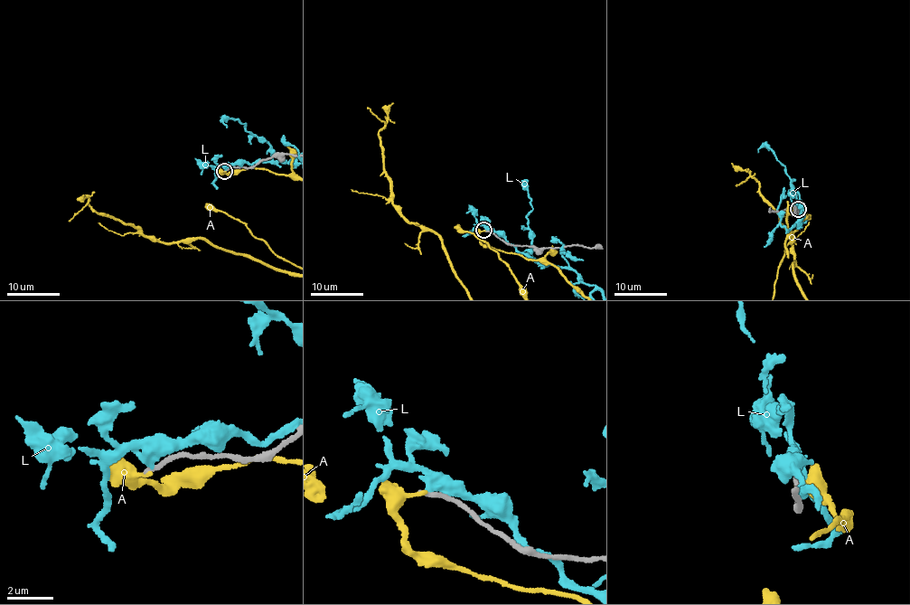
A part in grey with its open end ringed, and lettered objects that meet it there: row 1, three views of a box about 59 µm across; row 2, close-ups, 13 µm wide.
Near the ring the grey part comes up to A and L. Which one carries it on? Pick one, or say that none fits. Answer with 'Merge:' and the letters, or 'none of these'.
Merge: none of these

